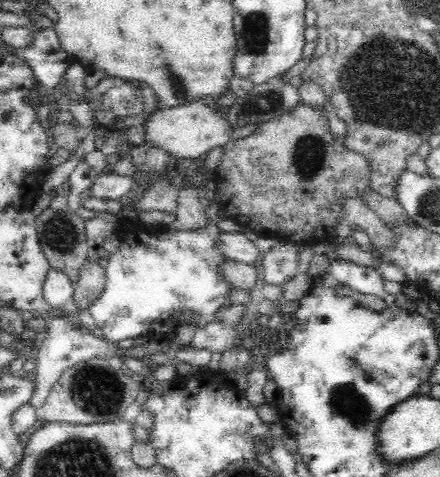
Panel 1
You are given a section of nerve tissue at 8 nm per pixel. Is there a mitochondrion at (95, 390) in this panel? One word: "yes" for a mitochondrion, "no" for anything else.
yes

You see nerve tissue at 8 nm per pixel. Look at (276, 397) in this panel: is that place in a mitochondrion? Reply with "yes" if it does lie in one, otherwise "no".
no

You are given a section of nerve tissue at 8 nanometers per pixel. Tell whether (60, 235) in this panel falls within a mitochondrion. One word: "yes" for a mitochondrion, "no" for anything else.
yes

